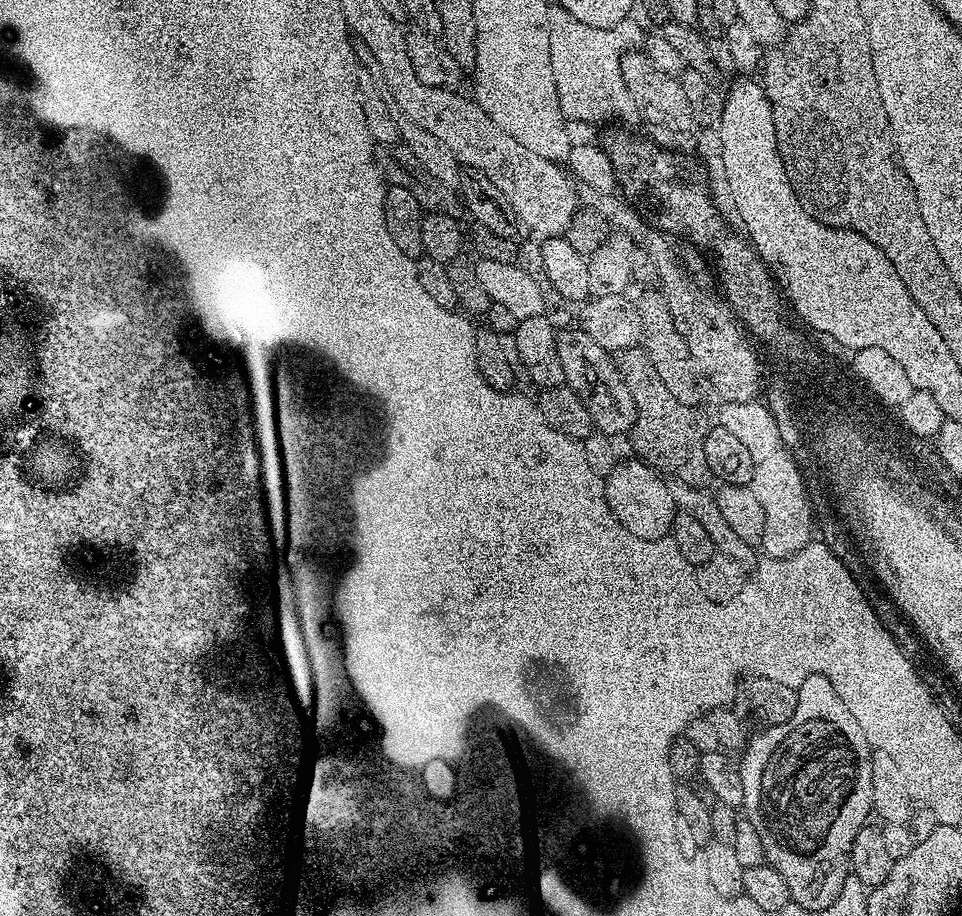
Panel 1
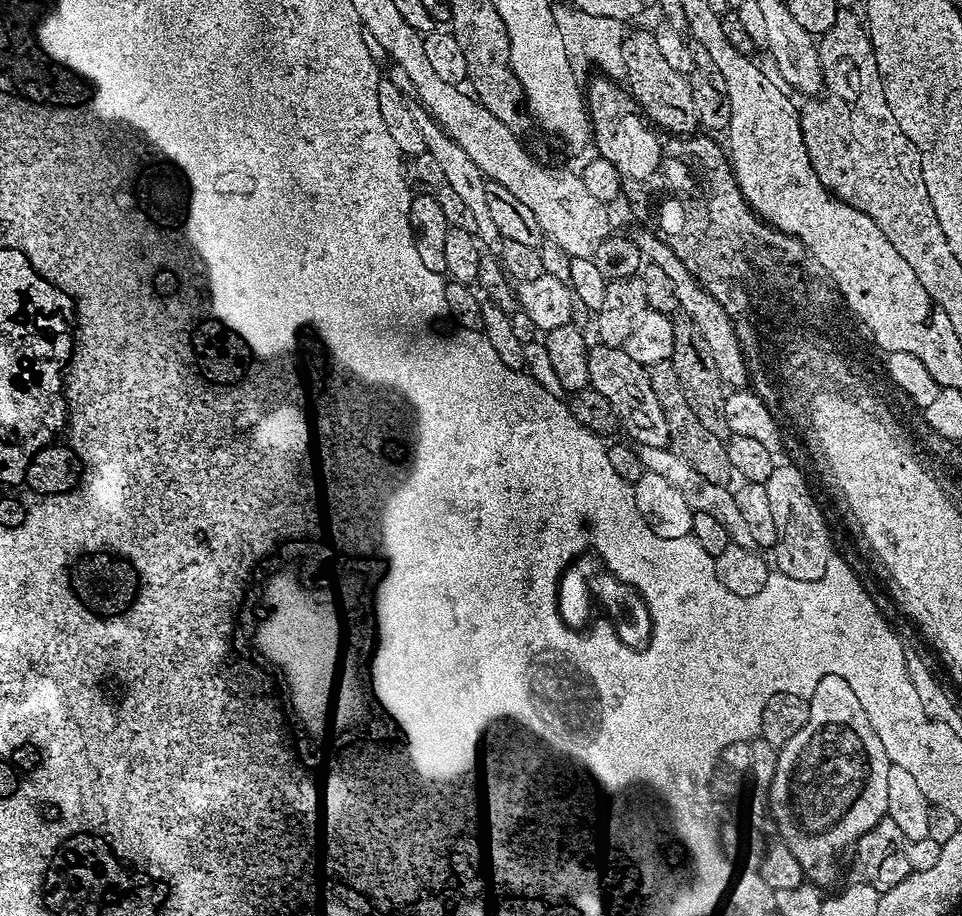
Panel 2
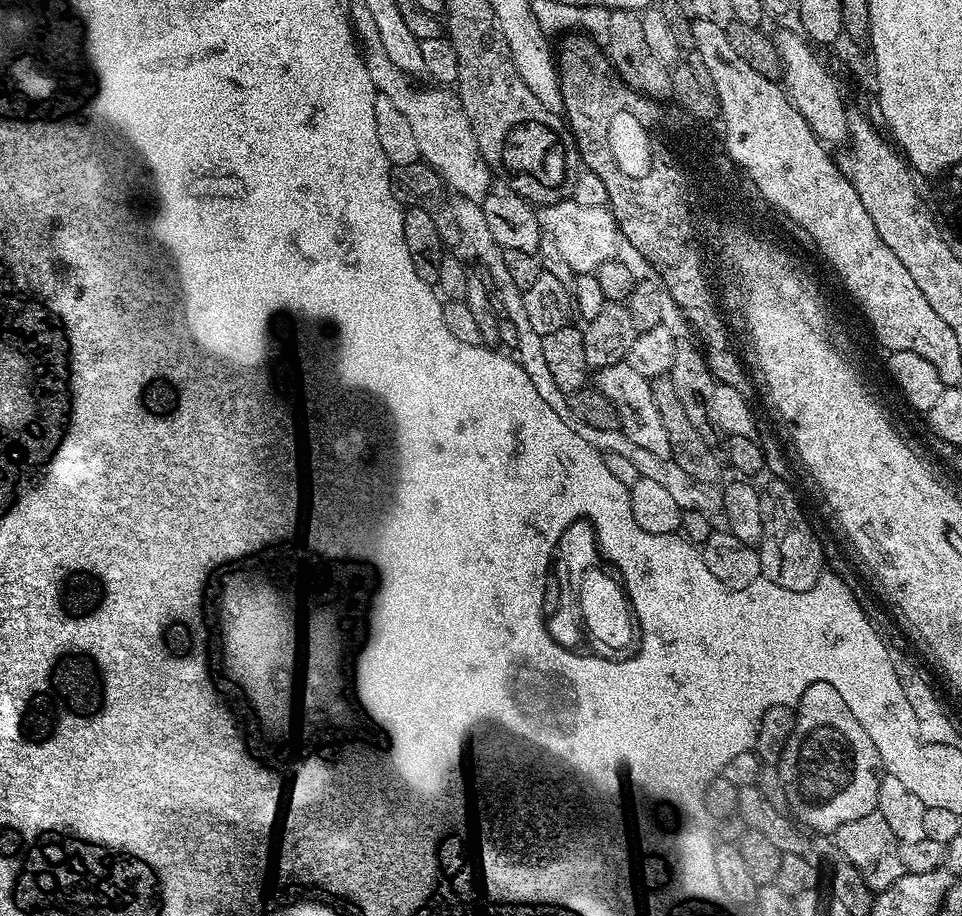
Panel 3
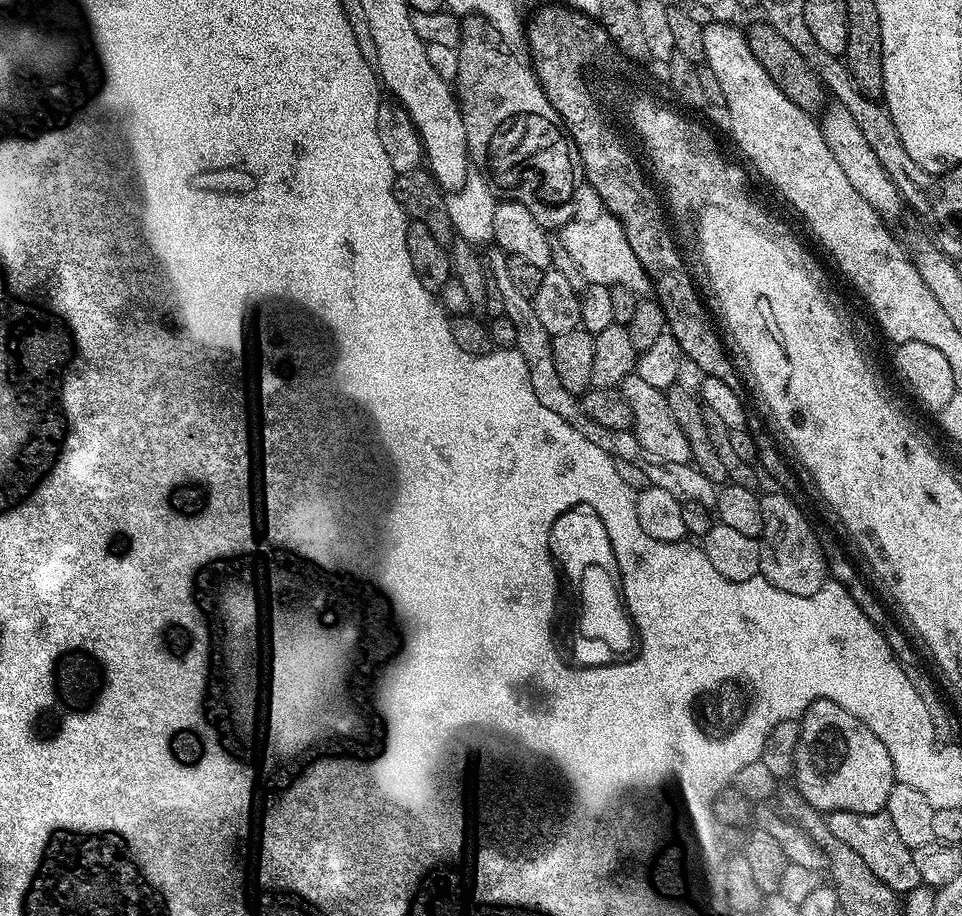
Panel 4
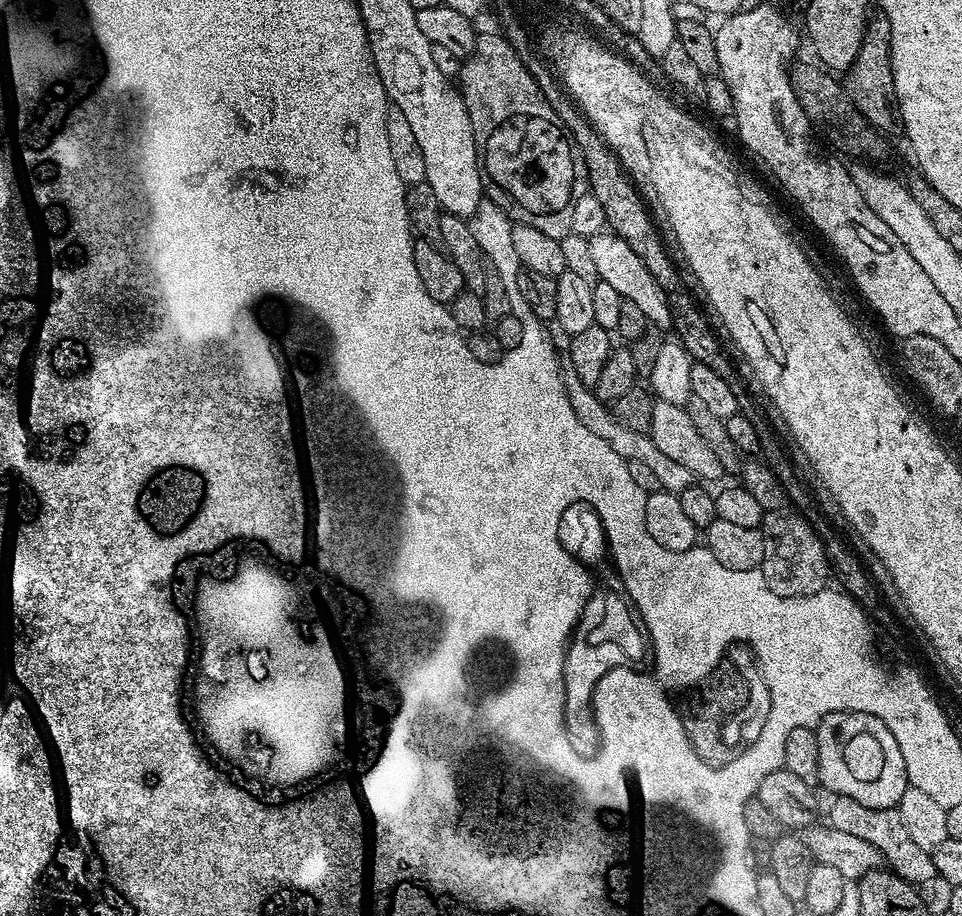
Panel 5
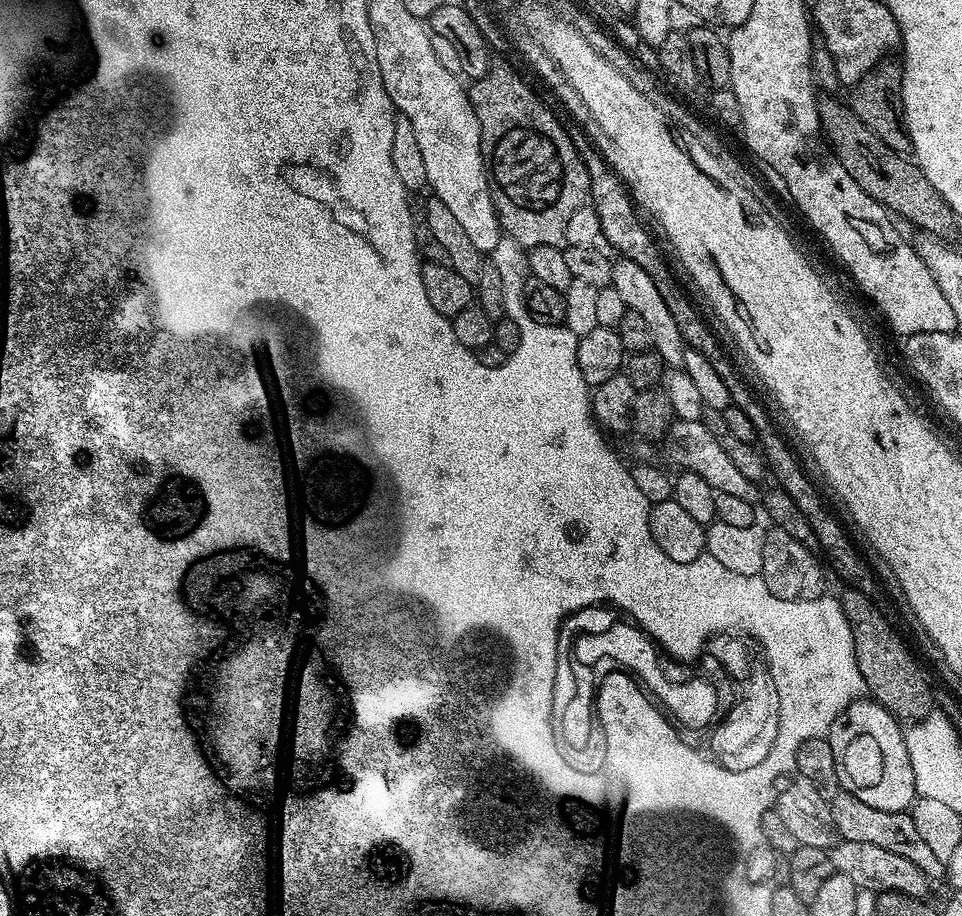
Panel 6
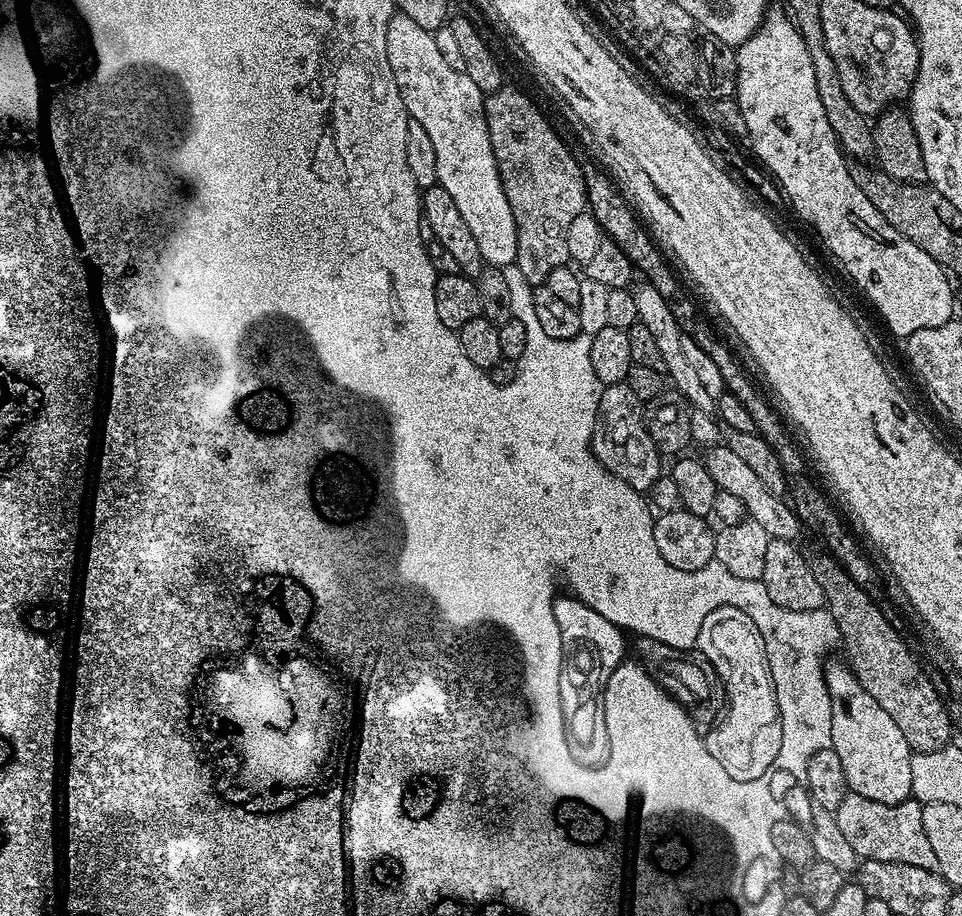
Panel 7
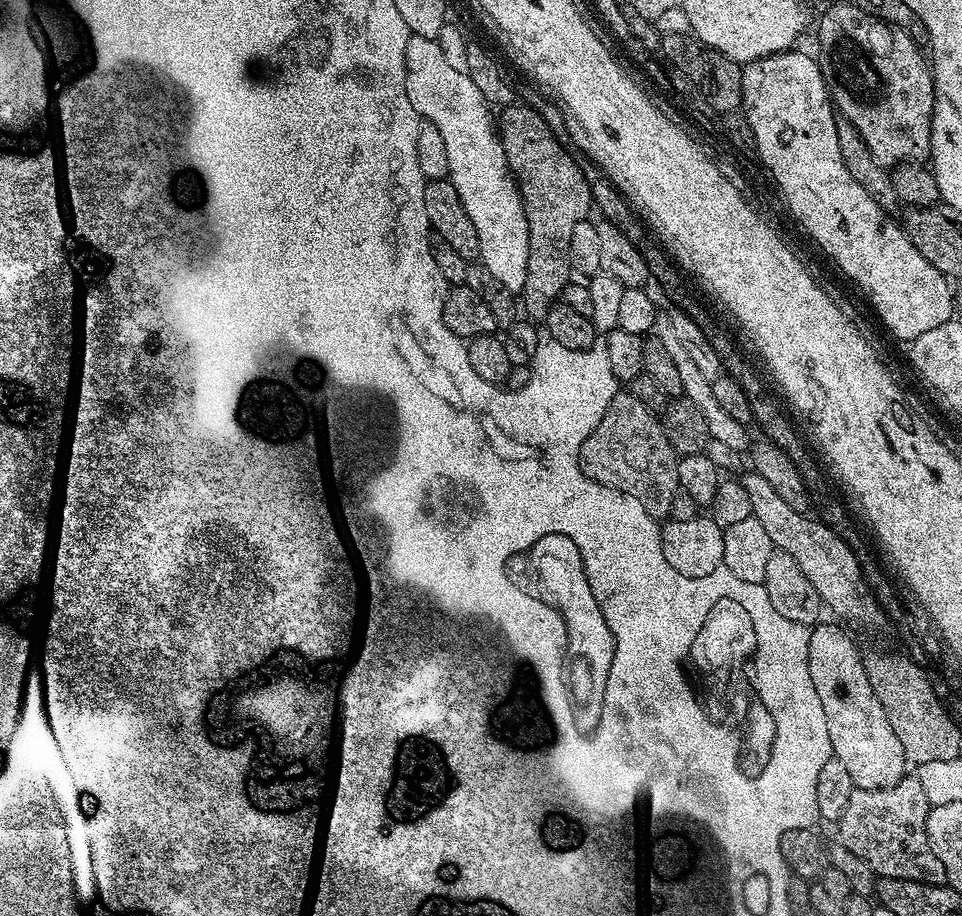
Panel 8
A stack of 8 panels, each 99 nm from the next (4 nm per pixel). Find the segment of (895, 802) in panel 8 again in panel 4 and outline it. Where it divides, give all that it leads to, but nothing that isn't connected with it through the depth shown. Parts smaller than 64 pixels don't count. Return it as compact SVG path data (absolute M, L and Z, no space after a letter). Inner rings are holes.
M839 808L837 812L827 813L826 819L830 834L834 834L838 842L850 846L850 850L854 850L854 854L858 854L858 858L862 858L862 862L866 862L866 866L870 866L870 870L874 870L874 874L878 874L878 878L882 878L882 882L890 886L890 890L907 894L921 887L912 849L906 846L906 842L902 842L902 837L898 835L894 822L890 822L887 811L862 814Z

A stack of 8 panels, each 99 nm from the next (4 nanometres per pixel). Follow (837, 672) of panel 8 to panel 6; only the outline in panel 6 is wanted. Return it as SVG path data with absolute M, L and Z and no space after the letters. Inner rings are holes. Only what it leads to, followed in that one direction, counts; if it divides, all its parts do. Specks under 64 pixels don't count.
M871 698L852 701L834 718L827 734L830 750L834 750L834 766L838 770L840 787L854 794L874 810L908 812L916 799L914 770L906 750L901 721Z

